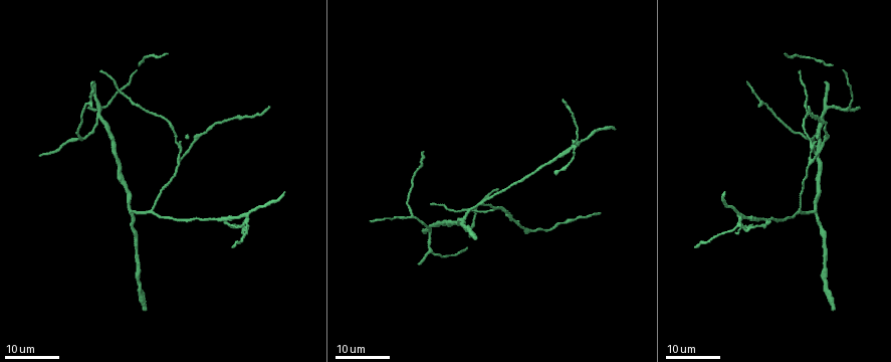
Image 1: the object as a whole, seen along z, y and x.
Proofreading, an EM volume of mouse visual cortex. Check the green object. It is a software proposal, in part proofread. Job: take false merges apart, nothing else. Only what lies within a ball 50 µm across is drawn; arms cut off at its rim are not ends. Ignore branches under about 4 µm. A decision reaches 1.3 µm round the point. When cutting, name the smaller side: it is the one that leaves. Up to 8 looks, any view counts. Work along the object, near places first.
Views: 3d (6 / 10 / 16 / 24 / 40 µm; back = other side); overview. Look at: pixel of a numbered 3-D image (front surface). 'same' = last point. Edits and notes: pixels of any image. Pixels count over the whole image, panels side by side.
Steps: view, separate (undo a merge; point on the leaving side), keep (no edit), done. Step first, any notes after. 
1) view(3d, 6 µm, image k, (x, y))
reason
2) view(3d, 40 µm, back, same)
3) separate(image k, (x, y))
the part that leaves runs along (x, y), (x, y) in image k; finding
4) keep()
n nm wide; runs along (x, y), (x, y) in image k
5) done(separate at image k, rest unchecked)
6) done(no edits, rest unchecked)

view(3d, 24 µm, image 1, (412, 215))
a fork

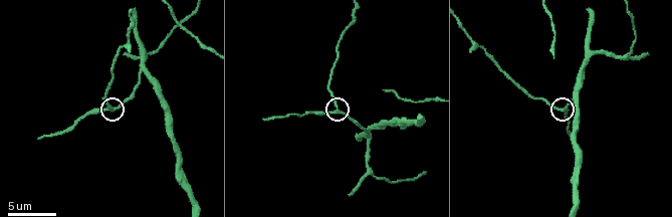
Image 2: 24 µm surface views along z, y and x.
view(3d, 10 µm, image 2, (336, 108))

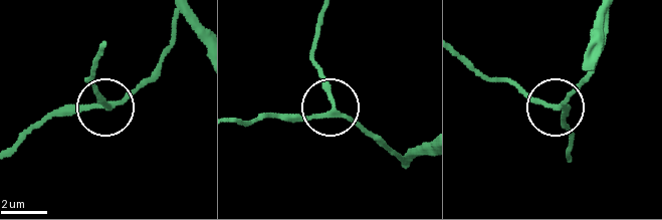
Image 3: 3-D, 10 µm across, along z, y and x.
view(3d, 6 µm, image 3, (333, 109))

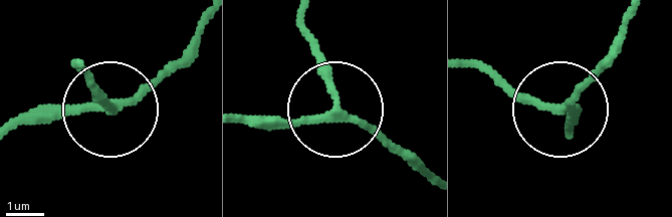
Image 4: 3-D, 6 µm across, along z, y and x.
keep()
3 arms; runs along (430, 175), (363, 127), (324, 114), (241, 124) in image 4; one cell here

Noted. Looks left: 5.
view(3d, 10 µm, image 2, (368, 127))
branch point

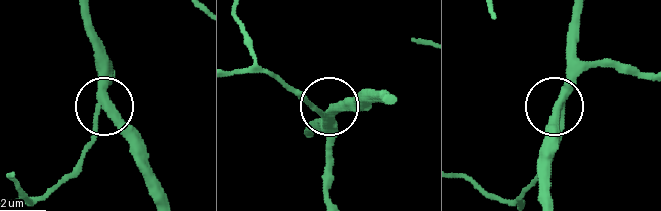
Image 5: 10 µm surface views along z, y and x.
keep()
300 nm wide; runs along (167, 201), (144, 150), (109, 115), (99, 115), (80, 165) in image 5; one cell here

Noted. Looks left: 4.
view(3d, 16 µm, image 1, (481, 203))
a fork

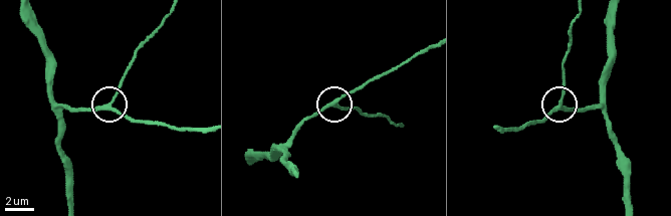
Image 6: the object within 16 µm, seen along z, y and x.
view(3d, 6 µm, image 6, (337, 104))

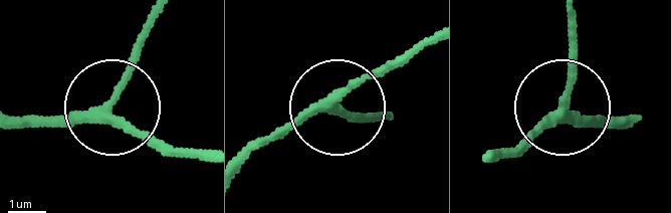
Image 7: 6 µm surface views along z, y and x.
keep()
3 arms; runs along (16, 119), (108, 110), (176, 154) in image 7; all the same cell

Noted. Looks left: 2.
view(3d, 16 µm, image 1, (812, 161))
side arm on a straight run

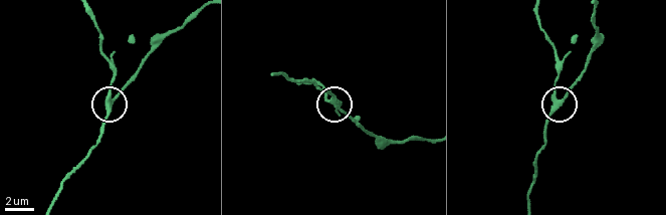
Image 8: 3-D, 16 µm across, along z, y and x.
view(3d, 10 µm, image 8, (337, 104))

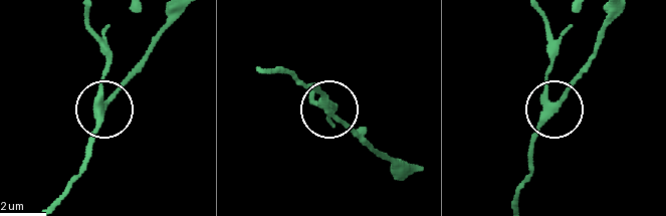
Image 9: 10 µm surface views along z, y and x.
keep()
runs along (55, 200), (80, 165), (97, 114), (134, 75) in image 9; all the same cell

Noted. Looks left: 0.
done(no edits, rest unchecked)

